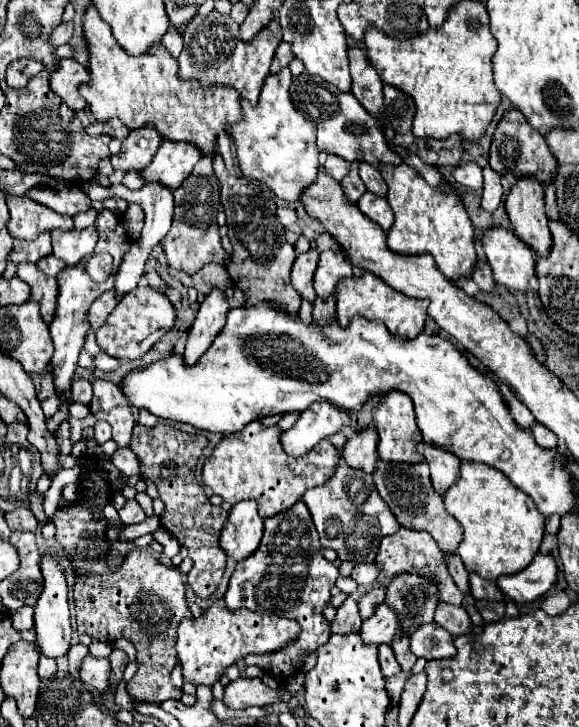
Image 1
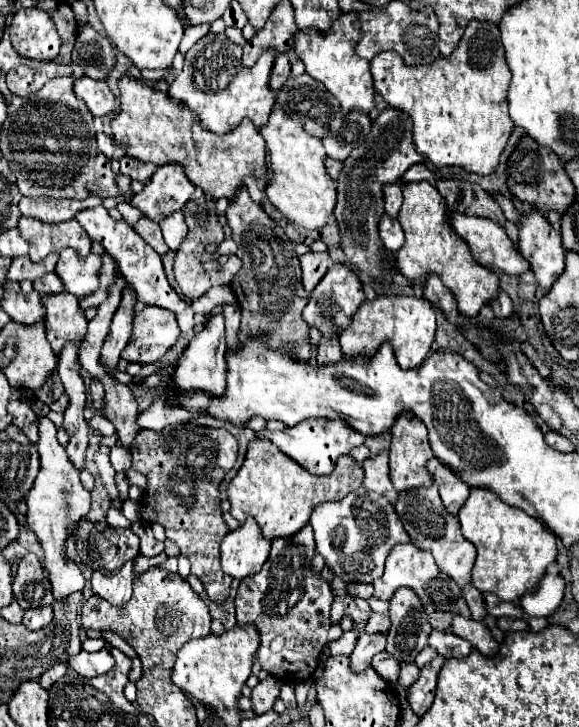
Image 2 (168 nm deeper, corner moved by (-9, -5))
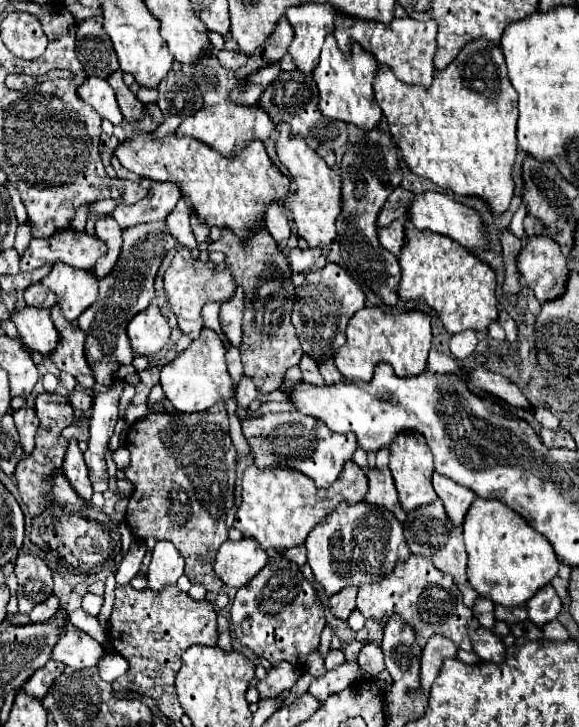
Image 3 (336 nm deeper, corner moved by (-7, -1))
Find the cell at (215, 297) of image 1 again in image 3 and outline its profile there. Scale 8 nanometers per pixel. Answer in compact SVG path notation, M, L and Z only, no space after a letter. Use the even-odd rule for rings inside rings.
M202 328L200 336L192 340L184 352L180 352L170 364L162 366L160 384L170 404L180 412L200 412L208 410L218 402L226 402L230 398L236 400L236 382L232 380L226 368L224 342L210 328Z

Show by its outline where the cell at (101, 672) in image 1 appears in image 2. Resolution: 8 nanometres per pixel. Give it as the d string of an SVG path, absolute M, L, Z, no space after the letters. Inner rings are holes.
M106 648L98 650L98 652L80 650L80 654L68 658L68 666L72 670L76 670L80 676L94 678L94 676L100 676L100 674L106 674L108 670L112 670L114 658Z

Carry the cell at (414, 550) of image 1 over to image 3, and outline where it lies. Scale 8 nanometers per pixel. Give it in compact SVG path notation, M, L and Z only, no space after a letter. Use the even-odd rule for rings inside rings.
M410 554L410 558L400 562L400 566L396 566L396 570L388 574L388 578L380 582L372 582L368 586L360 586L356 608L366 618L376 618L376 620L380 620L384 614L386 616L400 614L416 630L416 642L420 644L420 648L426 646L432 634L442 634L450 638L458 648L472 652L466 628L480 626L472 610L464 606L462 594L454 584L452 576L444 574L442 570L436 570L436 566L432 566L432 560L420 554Z

